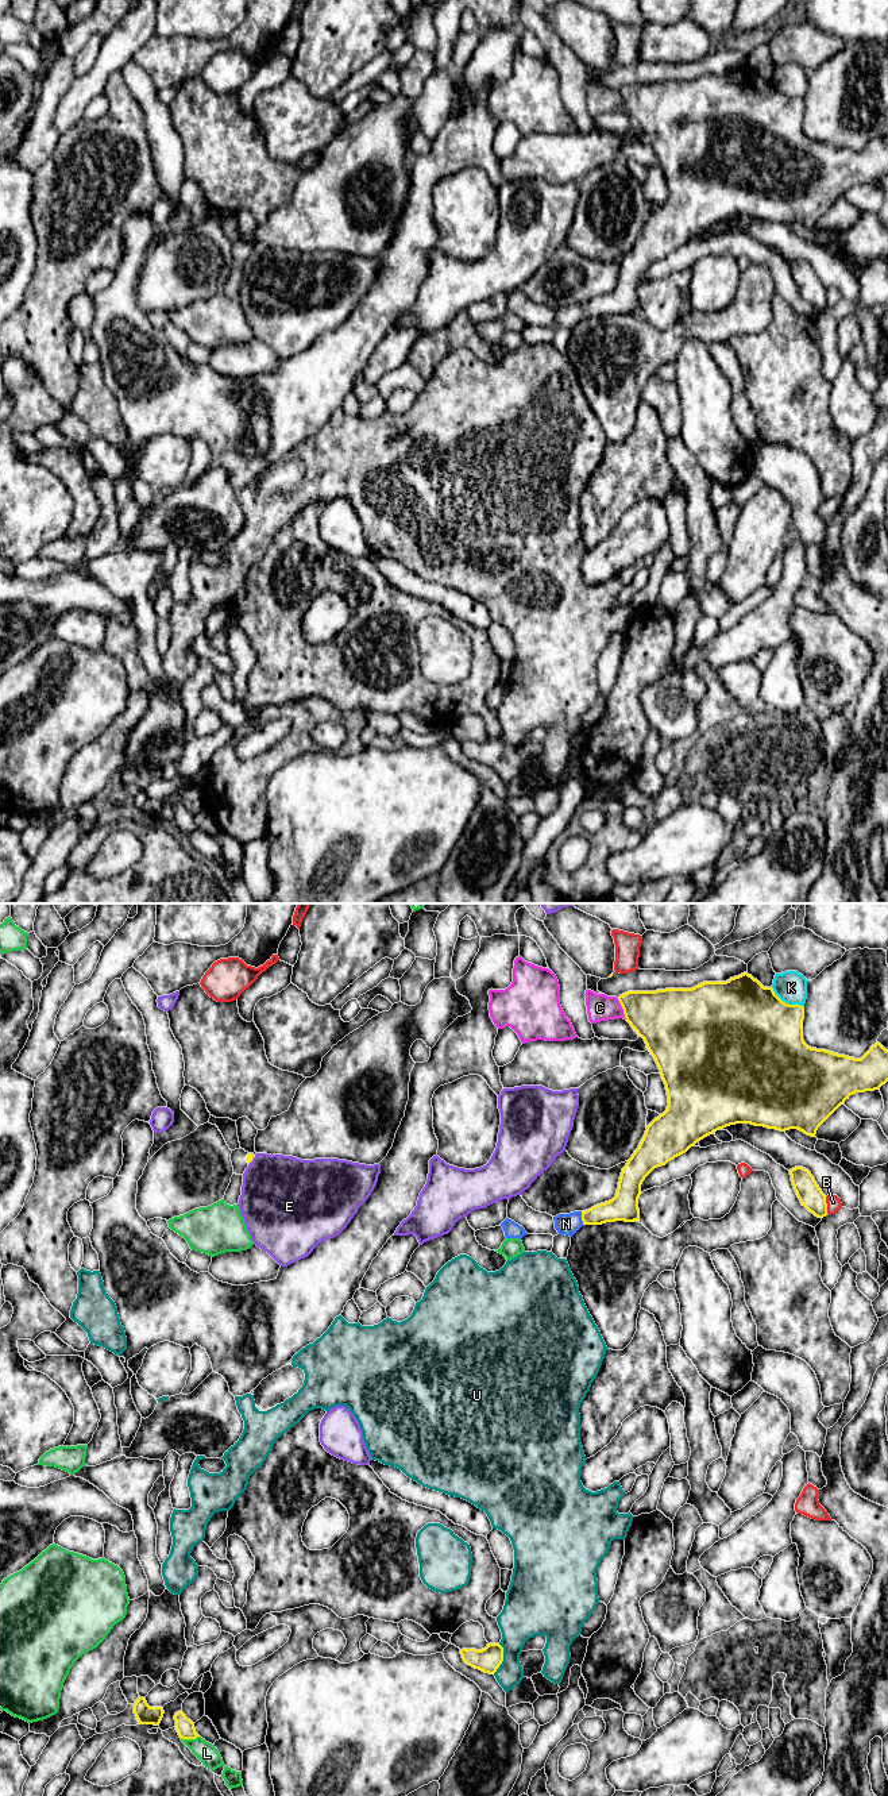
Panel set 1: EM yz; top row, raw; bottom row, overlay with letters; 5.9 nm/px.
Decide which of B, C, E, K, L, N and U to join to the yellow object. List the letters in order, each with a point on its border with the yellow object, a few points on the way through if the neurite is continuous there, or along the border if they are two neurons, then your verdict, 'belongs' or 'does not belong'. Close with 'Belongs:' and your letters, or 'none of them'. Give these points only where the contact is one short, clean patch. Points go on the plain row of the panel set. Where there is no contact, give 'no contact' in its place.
B: contact yz (826, 297); does not belong
C: contact yz (622, 100); does not belong
E: contact yz (251, 253); does not belong
K: contact yz (784, 95); does not belong
L: contact yz (189, 831); does not belong
N: contact yz (582, 311); way yz (622, 300), (582, 311), (566, 316); belongs
U: contact yz (502, 751); does not belong
Belongs: N

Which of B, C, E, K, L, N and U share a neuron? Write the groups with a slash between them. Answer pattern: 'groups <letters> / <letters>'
groups B / C / E / K / L / N / U

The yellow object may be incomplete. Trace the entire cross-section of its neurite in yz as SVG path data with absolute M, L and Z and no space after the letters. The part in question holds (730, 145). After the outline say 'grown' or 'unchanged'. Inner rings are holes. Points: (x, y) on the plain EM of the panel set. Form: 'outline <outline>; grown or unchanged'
outline M748 65L726 74L703 74L692 81L628 84L618 93L626 113L644 131L660 162L668 199L646 219L638 240L622 261L615 289L586 304L553 309L559 327L572 329L583 317L640 313L638 290L645 270L719 221L750 216L780 224L798 221L815 230L818 220L850 188L880 182L888 174L888 143L880 135L872 138L861 151L808 139L803 132L804 100L783 95L772 80L764 80Z; grown

